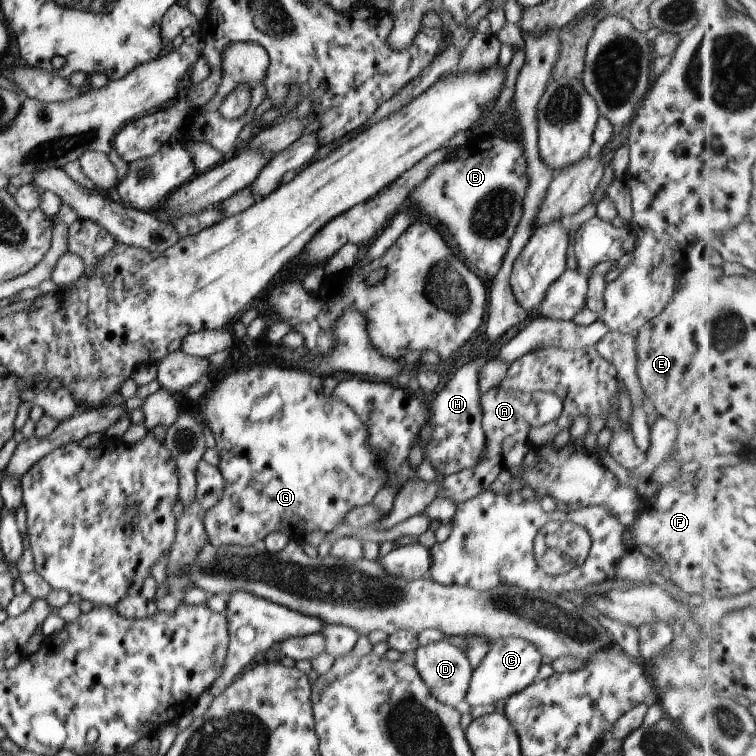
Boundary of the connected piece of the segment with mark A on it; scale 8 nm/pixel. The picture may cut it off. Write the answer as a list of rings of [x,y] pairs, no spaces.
[[[501,386],[491,388],[480,396],[482,407],[482,428],[486,436],[486,450],[478,464],[454,474],[445,476],[439,486],[437,496],[448,498],[456,505],[476,498],[478,494],[490,489],[490,484],[498,478],[502,470],[510,470],[512,466],[523,466],[523,461],[530,450],[534,450],[528,438],[531,428],[555,421],[563,409],[563,402],[549,392],[524,393],[504,390]]]

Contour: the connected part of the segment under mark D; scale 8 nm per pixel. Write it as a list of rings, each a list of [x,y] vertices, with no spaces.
[[[444,636],[438,642],[419,646],[414,655],[414,665],[420,674],[420,678],[426,682],[432,696],[438,698],[444,704],[458,706],[464,700],[470,682],[472,682],[472,665],[465,652],[454,644],[451,644],[450,638]]]

